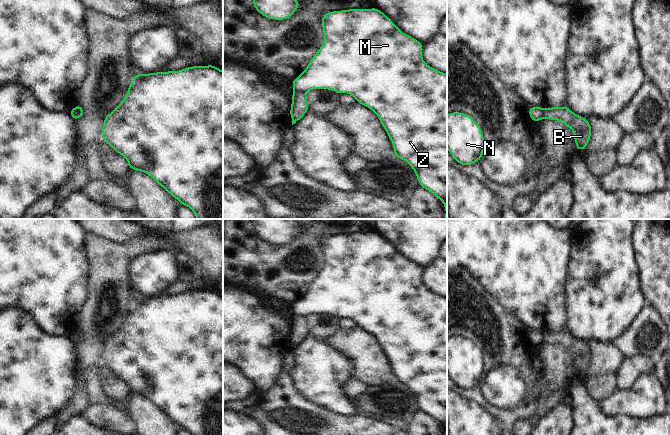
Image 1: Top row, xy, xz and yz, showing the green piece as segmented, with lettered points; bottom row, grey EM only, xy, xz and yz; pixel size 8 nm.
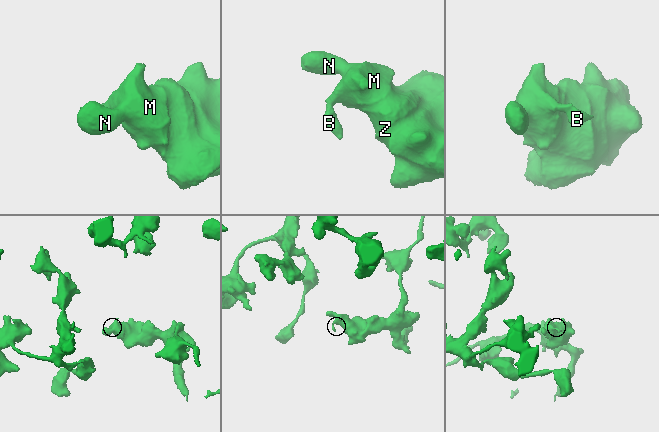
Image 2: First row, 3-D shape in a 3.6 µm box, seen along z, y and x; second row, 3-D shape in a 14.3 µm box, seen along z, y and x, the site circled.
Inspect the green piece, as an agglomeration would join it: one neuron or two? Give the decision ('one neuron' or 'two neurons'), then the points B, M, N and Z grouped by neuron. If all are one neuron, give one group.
two neurons; B / M N Z

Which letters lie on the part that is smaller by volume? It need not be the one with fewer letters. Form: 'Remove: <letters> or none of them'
Remove: B

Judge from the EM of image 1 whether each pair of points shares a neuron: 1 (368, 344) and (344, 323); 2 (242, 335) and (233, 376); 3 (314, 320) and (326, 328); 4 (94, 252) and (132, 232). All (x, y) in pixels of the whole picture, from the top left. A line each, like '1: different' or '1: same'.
1: different
2: different
3: same
4: different

